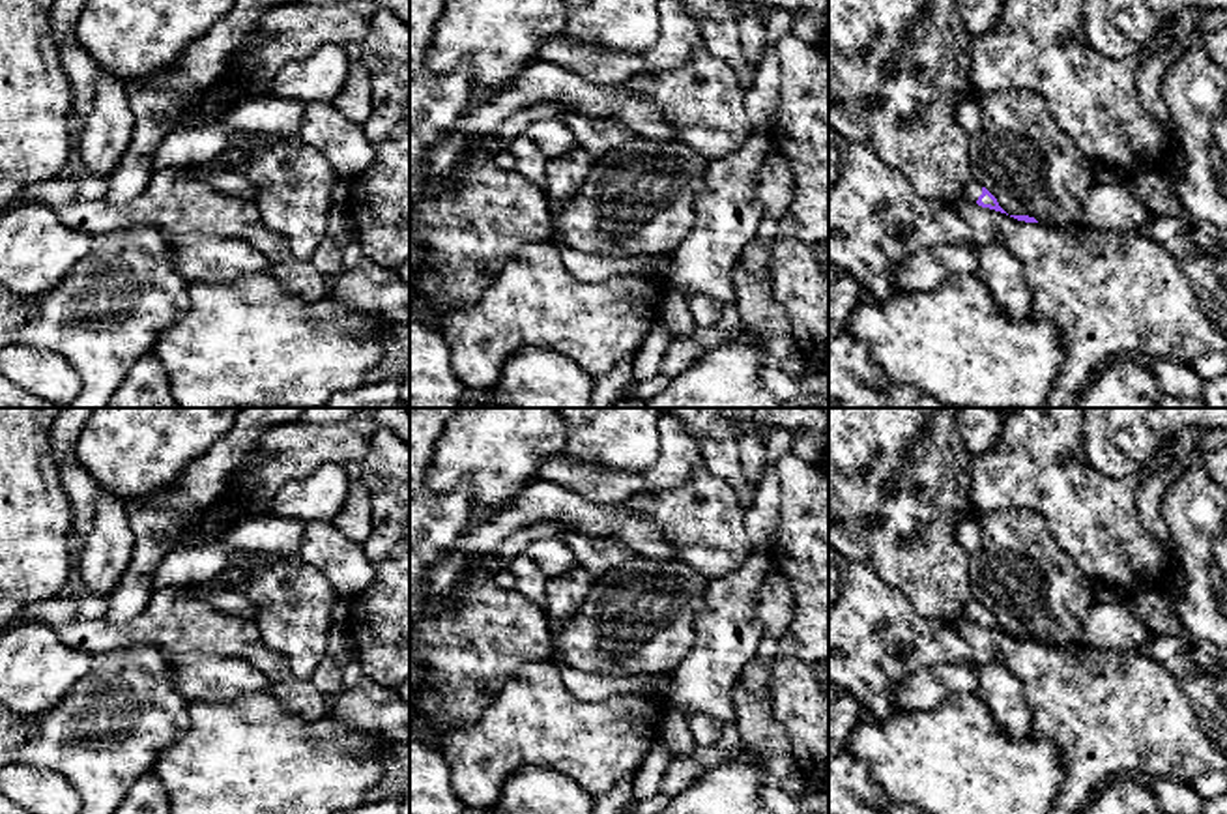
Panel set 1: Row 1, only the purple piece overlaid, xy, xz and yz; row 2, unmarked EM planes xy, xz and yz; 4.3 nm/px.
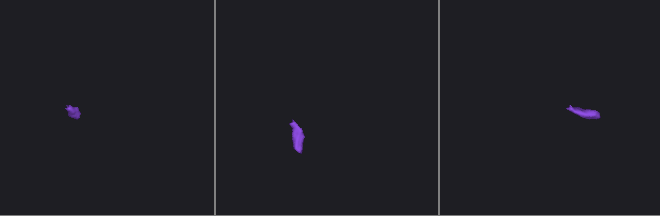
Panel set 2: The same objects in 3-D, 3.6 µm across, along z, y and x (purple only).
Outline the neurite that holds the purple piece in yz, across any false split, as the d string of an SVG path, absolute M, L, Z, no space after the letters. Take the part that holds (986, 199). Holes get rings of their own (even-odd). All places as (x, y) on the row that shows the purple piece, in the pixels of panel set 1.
M971 180L969 183L965 183L963 187L963 198L965 200L971 200L971 202L976 202L978 206L982 208L989 208L989 210L995 210L995 211L1001 211L1001 213L1006 213L997 198L986 189L982 187L978 182Z

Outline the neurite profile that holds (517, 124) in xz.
M539 101L527 105L516 112L512 112L503 124L496 129L496 133L486 140L494 150L496 148L509 148L511 142L524 135L526 129L542 118L559 118L563 112L556 101Z

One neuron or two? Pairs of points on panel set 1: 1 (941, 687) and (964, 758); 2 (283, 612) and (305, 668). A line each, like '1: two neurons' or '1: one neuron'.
1: two neurons
2: one neuron

